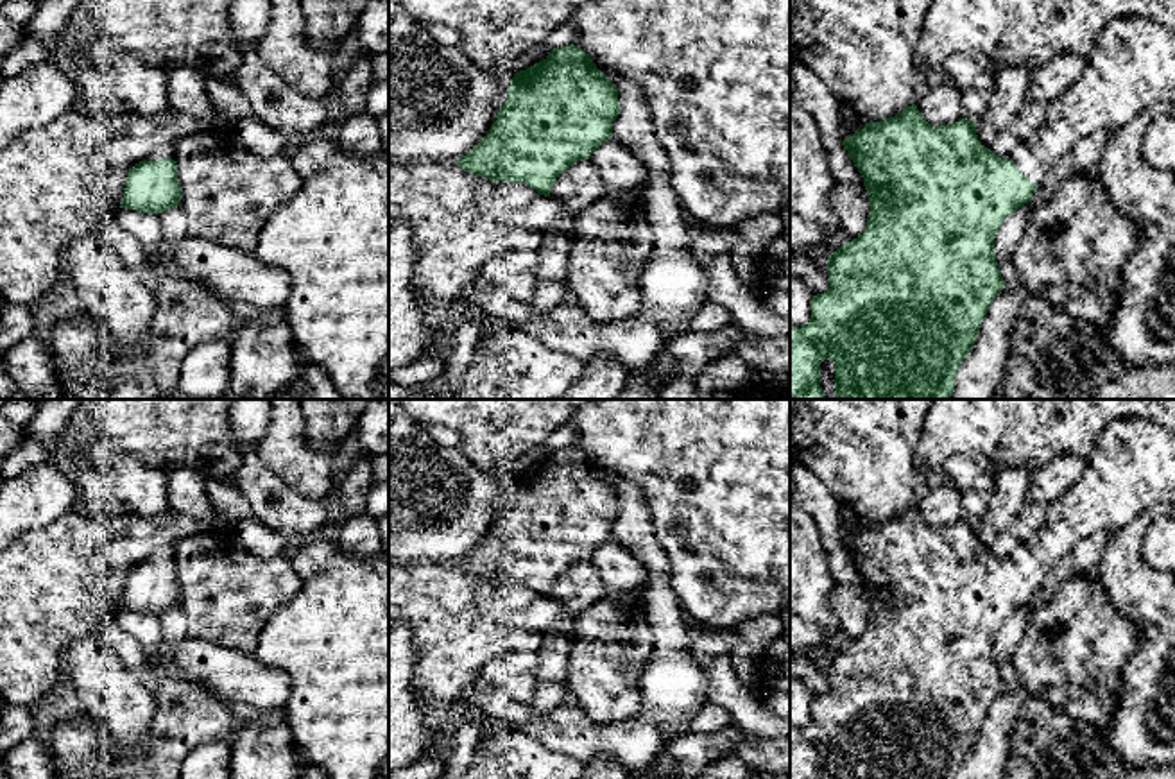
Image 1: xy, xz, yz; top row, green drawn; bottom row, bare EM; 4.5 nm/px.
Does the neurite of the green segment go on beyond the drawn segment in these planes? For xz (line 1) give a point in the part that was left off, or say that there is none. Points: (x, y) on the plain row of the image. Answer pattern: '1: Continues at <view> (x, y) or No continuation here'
1: No continuation here

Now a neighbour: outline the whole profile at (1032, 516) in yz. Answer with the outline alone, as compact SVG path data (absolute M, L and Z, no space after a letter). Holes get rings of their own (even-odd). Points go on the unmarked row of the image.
M1026 501L1019 514L991 544L991 552L999 559L1008 559L1019 546L1028 544L1035 532L1046 523L1046 503Z

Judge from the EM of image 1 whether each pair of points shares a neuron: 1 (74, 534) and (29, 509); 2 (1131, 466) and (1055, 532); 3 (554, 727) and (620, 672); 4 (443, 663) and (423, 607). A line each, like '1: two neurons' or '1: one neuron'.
1: two neurons
2: one neuron
3: two neurons
4: one neuron

